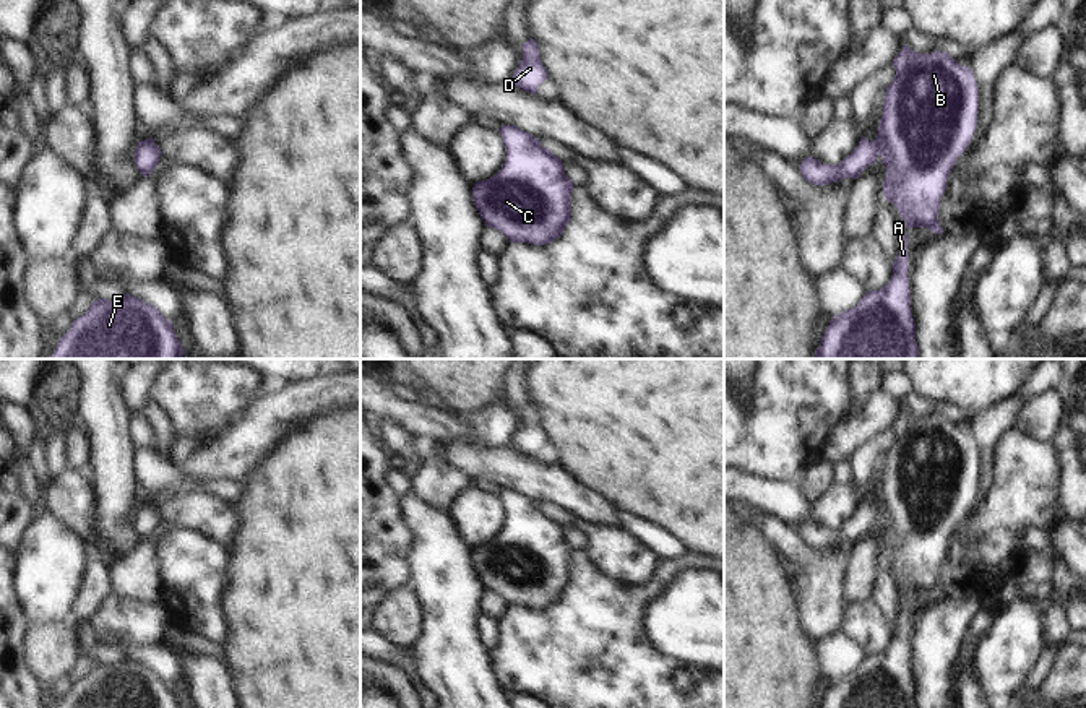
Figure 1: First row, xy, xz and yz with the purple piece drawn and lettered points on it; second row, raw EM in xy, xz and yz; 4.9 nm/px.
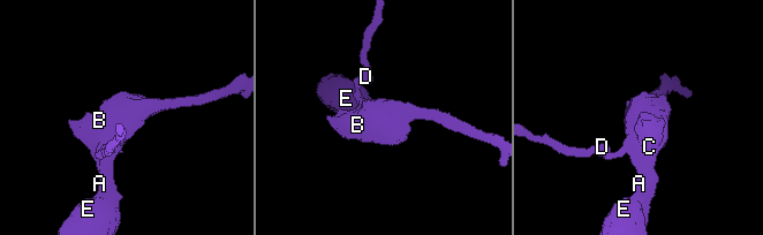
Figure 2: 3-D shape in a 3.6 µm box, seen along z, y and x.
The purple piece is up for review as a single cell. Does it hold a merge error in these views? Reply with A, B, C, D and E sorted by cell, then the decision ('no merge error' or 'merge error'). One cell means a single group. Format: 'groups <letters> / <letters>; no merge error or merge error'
groups A B C D E; no merge error

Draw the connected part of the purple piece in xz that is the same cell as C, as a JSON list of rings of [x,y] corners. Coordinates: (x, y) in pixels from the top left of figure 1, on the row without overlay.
[[[515,490],[498,494],[506,510],[506,526],[490,542],[474,547],[474,568],[487,591],[502,594],[510,606],[545,609],[558,602],[571,583],[573,544],[565,537],[562,523],[539,502]]]

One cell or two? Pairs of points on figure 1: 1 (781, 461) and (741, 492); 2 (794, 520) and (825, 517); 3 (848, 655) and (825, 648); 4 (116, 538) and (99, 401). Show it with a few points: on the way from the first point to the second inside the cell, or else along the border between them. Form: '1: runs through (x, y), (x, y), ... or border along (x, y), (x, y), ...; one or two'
1: border along (741, 471), (776, 481), (796, 481); two
2: border along (810, 505), (814, 518); two
3: runs through (843, 655), (830, 650); one
4: runs through (116, 504), (111, 436); one

